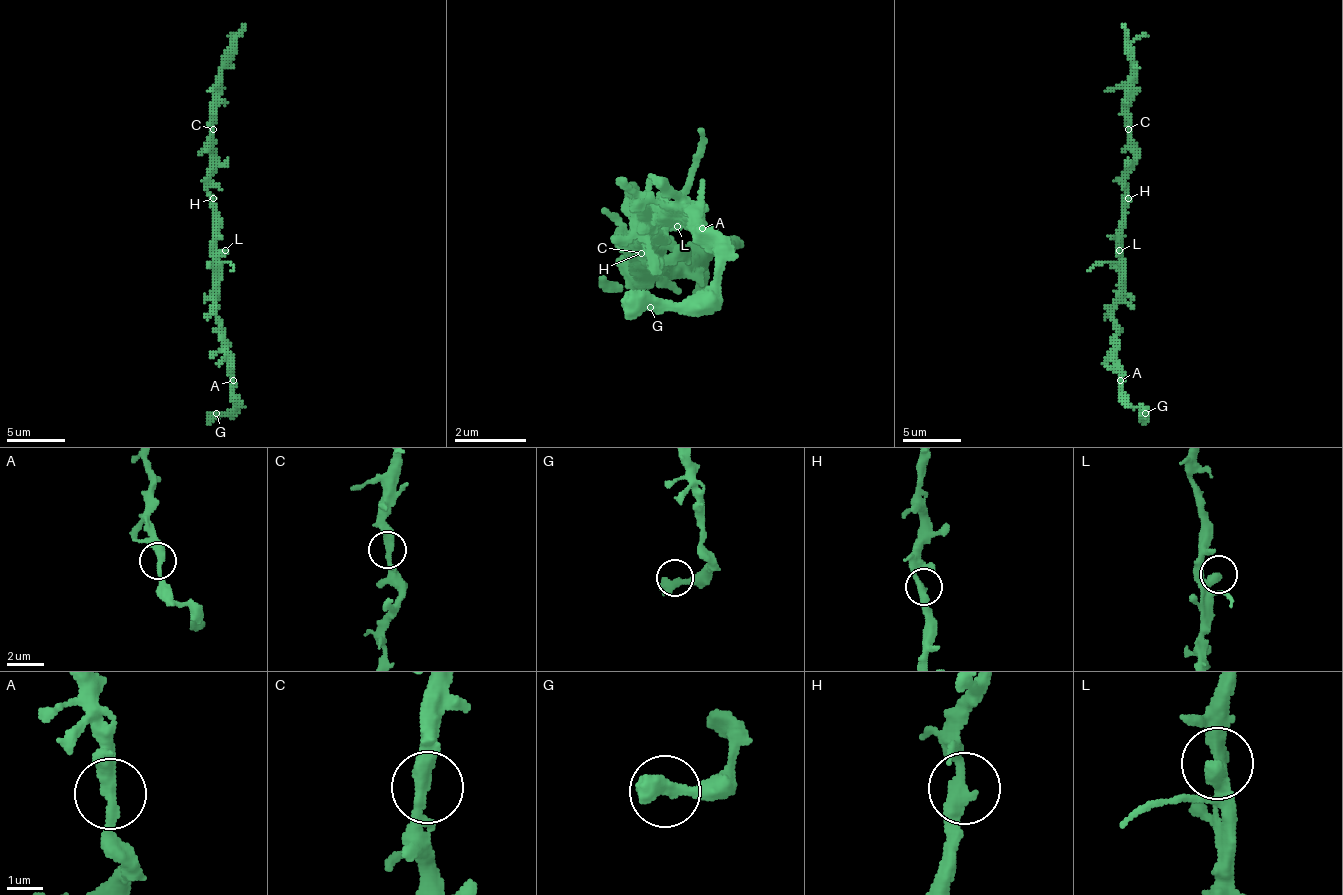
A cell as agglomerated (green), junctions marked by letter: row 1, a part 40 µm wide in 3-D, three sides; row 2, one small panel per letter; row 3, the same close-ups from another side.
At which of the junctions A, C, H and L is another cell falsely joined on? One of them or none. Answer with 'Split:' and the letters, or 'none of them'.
Split: none of them

